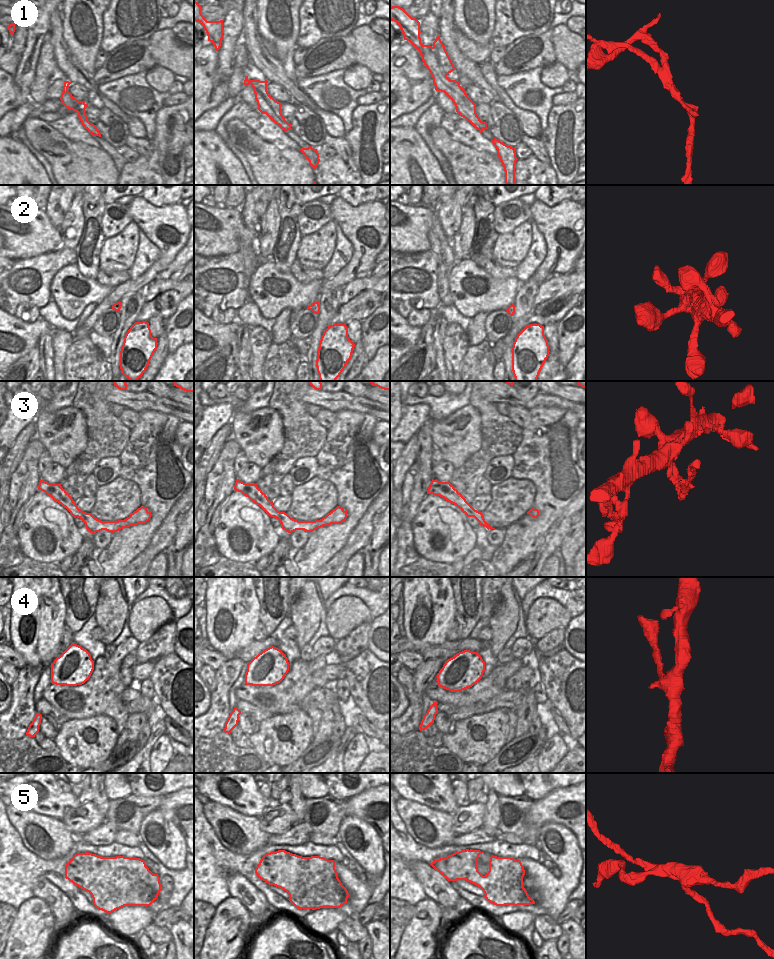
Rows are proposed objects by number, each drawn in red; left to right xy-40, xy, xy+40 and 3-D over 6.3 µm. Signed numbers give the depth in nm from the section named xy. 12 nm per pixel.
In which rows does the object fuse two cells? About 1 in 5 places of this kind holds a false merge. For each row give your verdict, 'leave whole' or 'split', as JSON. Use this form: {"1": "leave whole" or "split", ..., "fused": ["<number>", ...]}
{"1": "split", "2": "leave whole", "3": "leave whole", "4": "leave whole", "5": "split", "fused": ["1", "5"]}

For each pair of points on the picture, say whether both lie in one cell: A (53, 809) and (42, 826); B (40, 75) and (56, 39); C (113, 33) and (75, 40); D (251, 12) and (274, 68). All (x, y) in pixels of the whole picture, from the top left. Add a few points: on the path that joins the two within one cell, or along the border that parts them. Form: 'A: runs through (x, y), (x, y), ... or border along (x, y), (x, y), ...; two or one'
A: border along (41, 813), (61, 820); two
B: border along (48, 32), (51, 38), (52, 55), (56, 66); two
C: border along (104, 12), (103, 36), (99, 48); two
D: runs through (251, 26), (251, 37), (256, 50), (260, 54); one

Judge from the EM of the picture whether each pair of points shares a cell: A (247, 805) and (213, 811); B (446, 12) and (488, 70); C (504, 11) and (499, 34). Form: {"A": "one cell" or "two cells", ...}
{"A": "two cells", "B": "two cells", "C": "one cell"}

